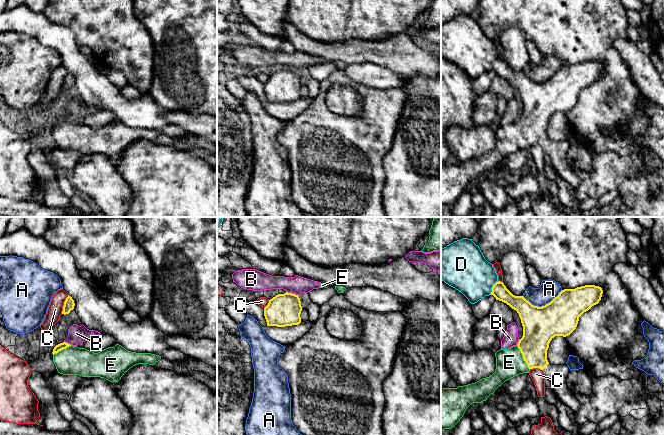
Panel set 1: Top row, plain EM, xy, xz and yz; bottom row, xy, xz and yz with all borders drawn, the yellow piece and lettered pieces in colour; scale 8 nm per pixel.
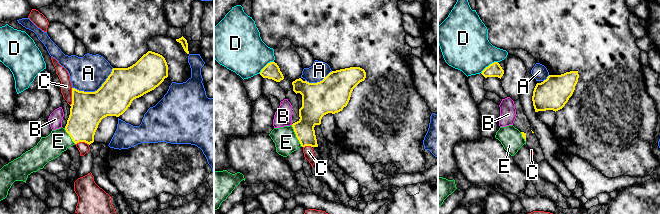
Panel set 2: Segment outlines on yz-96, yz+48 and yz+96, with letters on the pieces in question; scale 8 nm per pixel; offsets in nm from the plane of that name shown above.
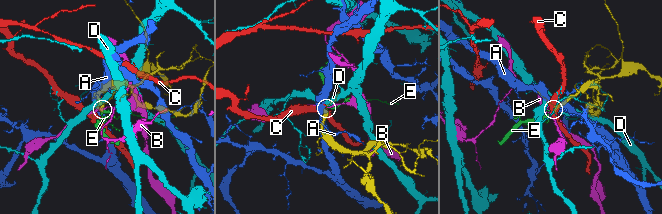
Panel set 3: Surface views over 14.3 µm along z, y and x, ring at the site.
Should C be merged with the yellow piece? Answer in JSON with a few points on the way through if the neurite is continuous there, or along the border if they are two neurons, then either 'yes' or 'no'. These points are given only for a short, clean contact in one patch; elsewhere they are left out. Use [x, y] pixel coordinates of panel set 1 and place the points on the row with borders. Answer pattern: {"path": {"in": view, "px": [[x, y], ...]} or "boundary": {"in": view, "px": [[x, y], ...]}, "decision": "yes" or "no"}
{"decision": "no"}

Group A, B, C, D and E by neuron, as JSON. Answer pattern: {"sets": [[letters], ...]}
{"sets": [["A"], ["B"], ["C"], ["D"], ["E"]]}

